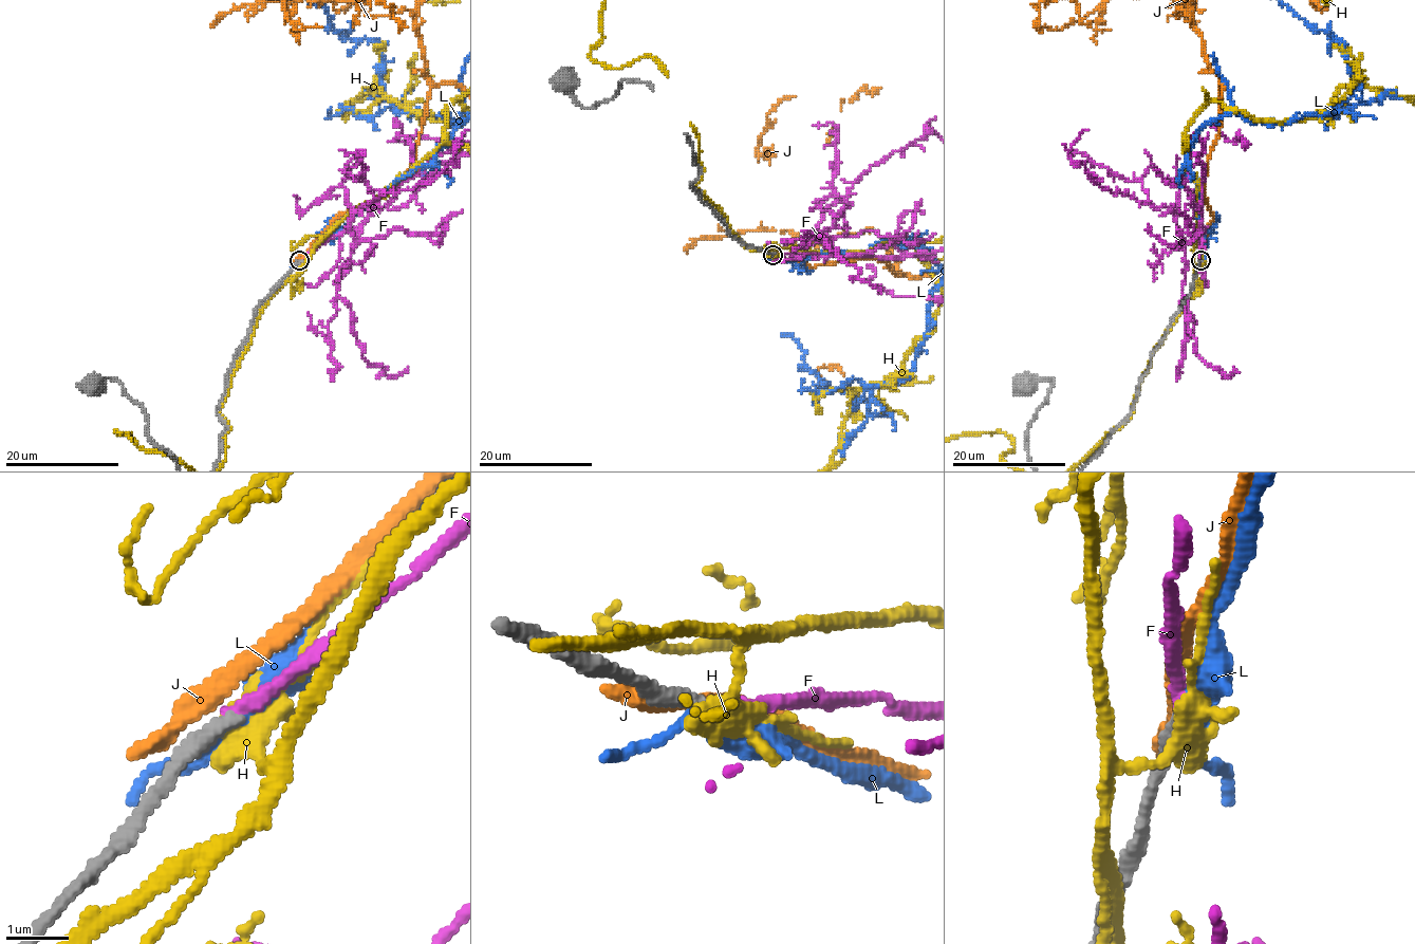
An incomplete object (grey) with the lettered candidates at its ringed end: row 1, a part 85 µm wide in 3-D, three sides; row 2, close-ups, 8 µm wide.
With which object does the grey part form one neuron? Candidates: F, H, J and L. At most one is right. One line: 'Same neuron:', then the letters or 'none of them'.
Same neuron: F

